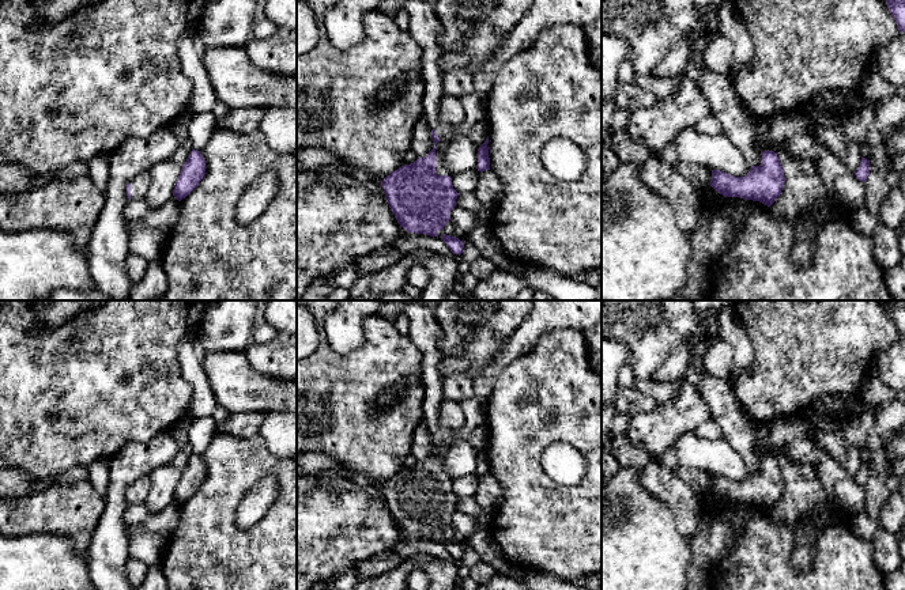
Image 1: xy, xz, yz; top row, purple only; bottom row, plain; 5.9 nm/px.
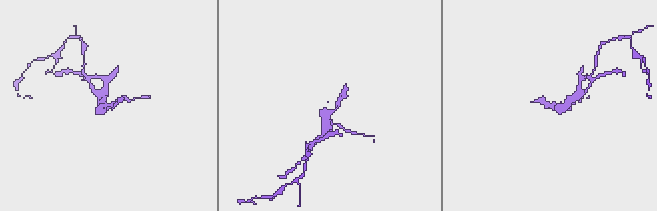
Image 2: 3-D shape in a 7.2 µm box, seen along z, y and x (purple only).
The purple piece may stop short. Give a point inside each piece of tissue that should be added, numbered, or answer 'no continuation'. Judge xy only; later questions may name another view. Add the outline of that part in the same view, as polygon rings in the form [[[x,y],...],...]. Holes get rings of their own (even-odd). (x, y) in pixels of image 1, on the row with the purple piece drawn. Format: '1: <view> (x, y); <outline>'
1: xy (139, 185); [[[144,171],[131,182],[131,200],[143,200],[151,184],[150,171]]]

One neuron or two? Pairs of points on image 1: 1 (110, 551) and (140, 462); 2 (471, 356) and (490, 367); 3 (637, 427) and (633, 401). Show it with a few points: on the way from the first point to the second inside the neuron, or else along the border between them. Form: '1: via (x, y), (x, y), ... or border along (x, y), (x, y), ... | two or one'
1: via (110, 529), (119, 484) | one
2: border along (505, 340), (500, 351), (472, 378) | two
3: border along (657, 404), (632, 418) | two

